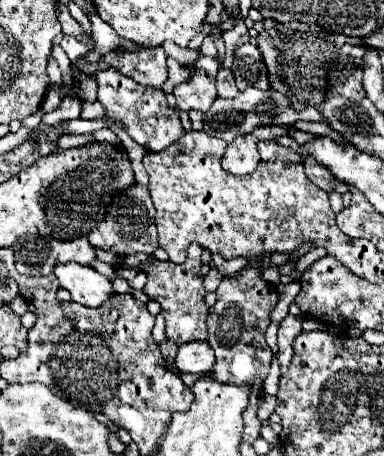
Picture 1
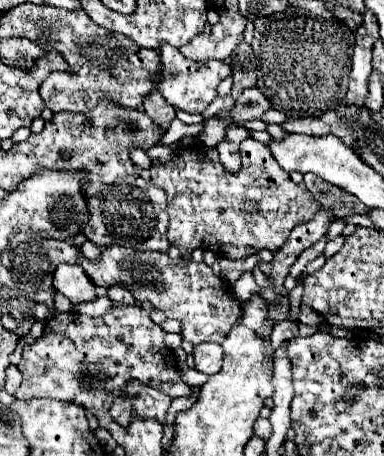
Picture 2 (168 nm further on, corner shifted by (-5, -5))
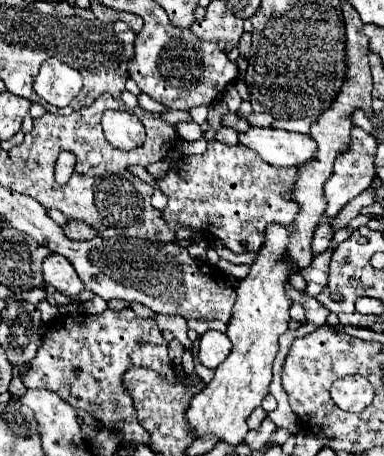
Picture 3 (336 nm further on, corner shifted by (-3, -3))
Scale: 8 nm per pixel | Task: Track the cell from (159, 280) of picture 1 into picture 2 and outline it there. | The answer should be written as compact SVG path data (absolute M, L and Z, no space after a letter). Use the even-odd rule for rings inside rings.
M109 246L101 252L97 262L87 262L83 256L79 264L85 268L87 276L97 286L123 286L127 288L135 300L149 300L157 310L161 310L167 318L177 318L181 322L183 340L195 344L201 342L217 342L221 344L235 320L239 318L237 302L229 300L229 288L223 280L219 280L207 264L197 262L179 262L171 264L167 252L141 252L135 248Z

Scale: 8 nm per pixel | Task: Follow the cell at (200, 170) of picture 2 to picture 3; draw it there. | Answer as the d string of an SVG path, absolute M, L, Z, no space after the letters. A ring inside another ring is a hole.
M217 140L207 142L207 150L201 156L183 156L169 172L165 178L157 180L161 192L169 198L163 216L167 224L173 230L179 228L191 228L197 232L203 232L209 238L219 238L231 252L241 254L241 252L257 252L259 246L263 244L263 234L265 226L271 222L279 224L289 224L295 220L295 214L299 212L299 206L295 202L285 200L281 194L289 192L295 182L297 168L275 168L259 158L253 150L245 146L225 146Z

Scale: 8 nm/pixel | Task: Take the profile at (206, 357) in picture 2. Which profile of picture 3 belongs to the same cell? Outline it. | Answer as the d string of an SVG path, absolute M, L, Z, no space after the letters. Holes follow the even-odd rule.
M209 330L199 340L199 360L207 368L217 368L231 352L231 340L227 334Z

